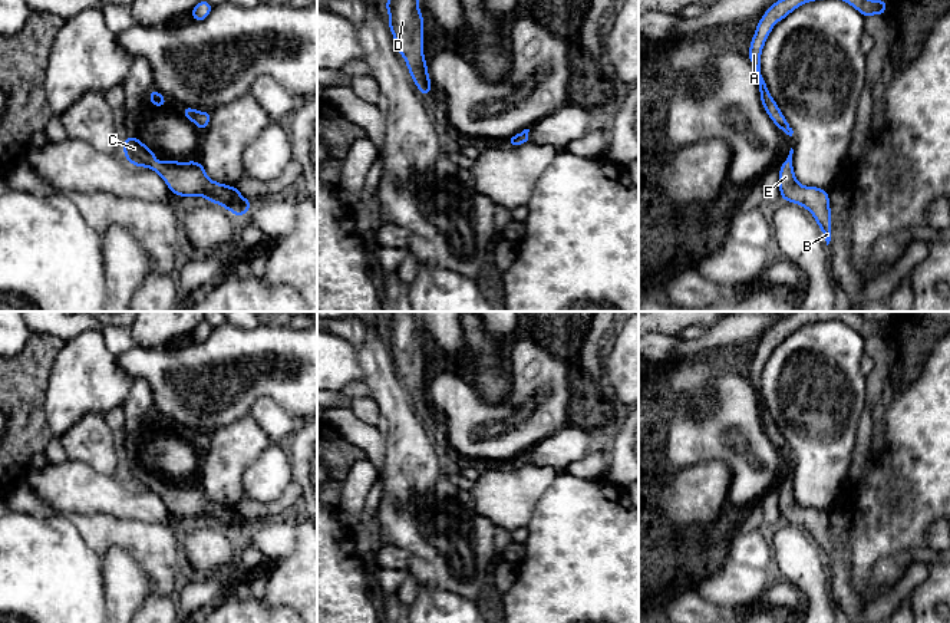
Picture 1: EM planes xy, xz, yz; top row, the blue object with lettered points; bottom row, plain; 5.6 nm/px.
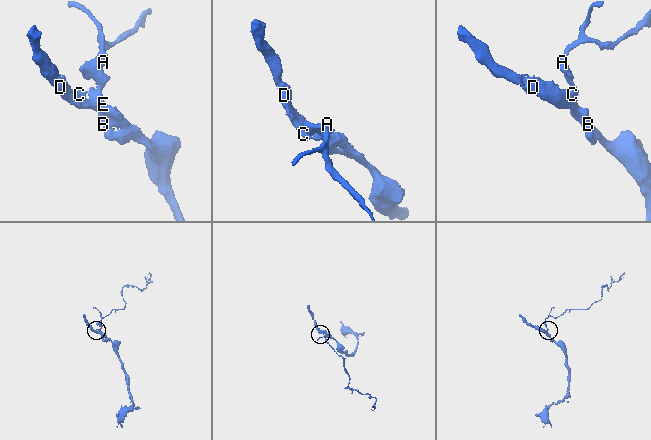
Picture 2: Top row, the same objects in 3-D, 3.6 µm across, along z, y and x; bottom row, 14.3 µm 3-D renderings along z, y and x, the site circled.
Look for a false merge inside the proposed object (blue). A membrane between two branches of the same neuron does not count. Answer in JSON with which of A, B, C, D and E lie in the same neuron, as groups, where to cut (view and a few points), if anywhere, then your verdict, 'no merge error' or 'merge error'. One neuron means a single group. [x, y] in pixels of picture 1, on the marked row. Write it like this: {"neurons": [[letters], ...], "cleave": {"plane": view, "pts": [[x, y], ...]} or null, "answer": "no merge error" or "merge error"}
{"neurons": [["A", "B", "C", "D", "E"]], "cleave": null, "answer": "no merge error"}

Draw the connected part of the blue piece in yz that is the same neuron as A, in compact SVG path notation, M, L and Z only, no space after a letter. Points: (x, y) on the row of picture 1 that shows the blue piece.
M778 0L776 3L773 3L763 13L761 22L756 23L756 32L751 40L749 56L748 56L748 59L752 62L759 76L759 95L766 113L773 121L773 123L789 136L792 136L794 131L791 125L786 122L782 112L779 111L776 102L771 96L768 86L761 75L761 53L769 33L772 32L773 24L781 22L791 11L794 11L795 9L808 1L814 0Z

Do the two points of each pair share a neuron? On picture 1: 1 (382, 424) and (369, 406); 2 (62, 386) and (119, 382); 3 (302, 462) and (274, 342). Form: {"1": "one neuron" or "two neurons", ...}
{"1": "one neuron", "2": "one neuron", "3": "two neurons"}

